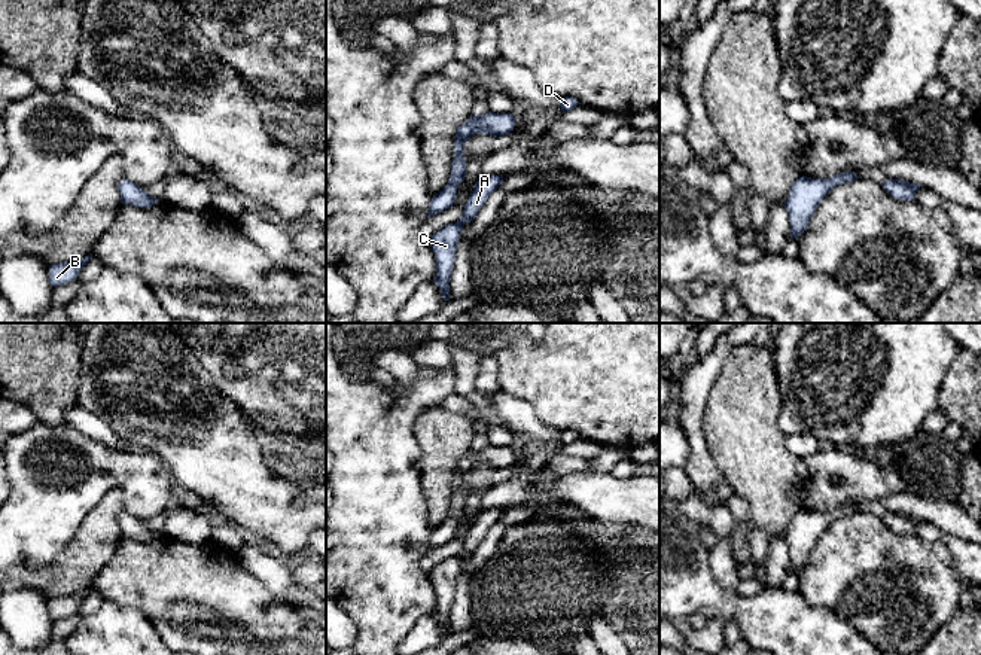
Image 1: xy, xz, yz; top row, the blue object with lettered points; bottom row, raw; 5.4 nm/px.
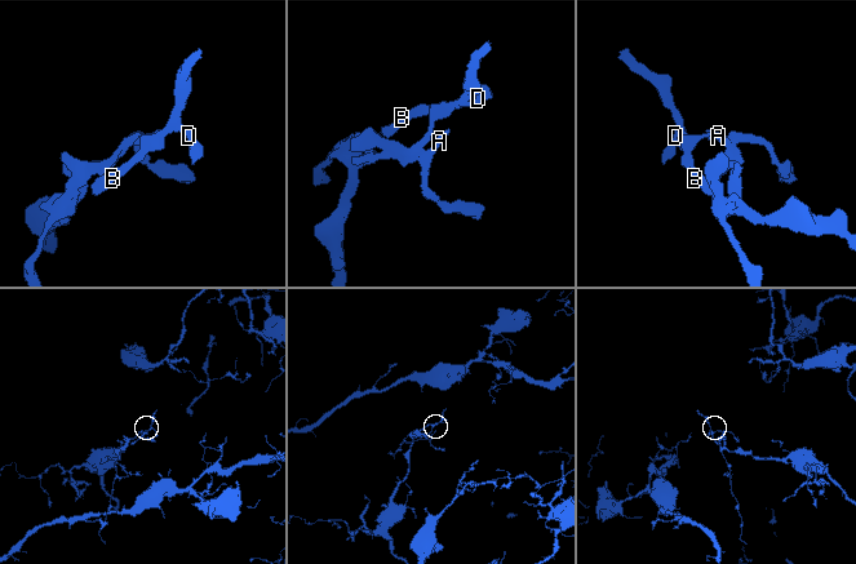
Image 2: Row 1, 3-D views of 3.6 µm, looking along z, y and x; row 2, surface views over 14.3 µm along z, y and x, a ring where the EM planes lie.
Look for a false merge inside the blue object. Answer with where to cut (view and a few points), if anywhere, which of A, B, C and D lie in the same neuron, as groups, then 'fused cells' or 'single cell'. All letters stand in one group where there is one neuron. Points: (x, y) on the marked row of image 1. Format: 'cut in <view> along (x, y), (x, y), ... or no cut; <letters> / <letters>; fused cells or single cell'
cut in yz along (826, 179), (832, 188); A C / B D; fused cells

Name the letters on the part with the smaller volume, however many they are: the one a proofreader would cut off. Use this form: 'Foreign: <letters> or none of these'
Foreign: B, D

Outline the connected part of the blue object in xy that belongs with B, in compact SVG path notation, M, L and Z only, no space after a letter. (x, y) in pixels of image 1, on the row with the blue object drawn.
M89 253L80 261L49 265L49 283L54 287L58 287L70 281L74 281L91 258L92 253Z

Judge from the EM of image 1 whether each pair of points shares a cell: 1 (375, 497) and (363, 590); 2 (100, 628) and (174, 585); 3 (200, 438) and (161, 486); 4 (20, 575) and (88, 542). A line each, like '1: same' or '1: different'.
1: same
2: different
3: different
4: same

